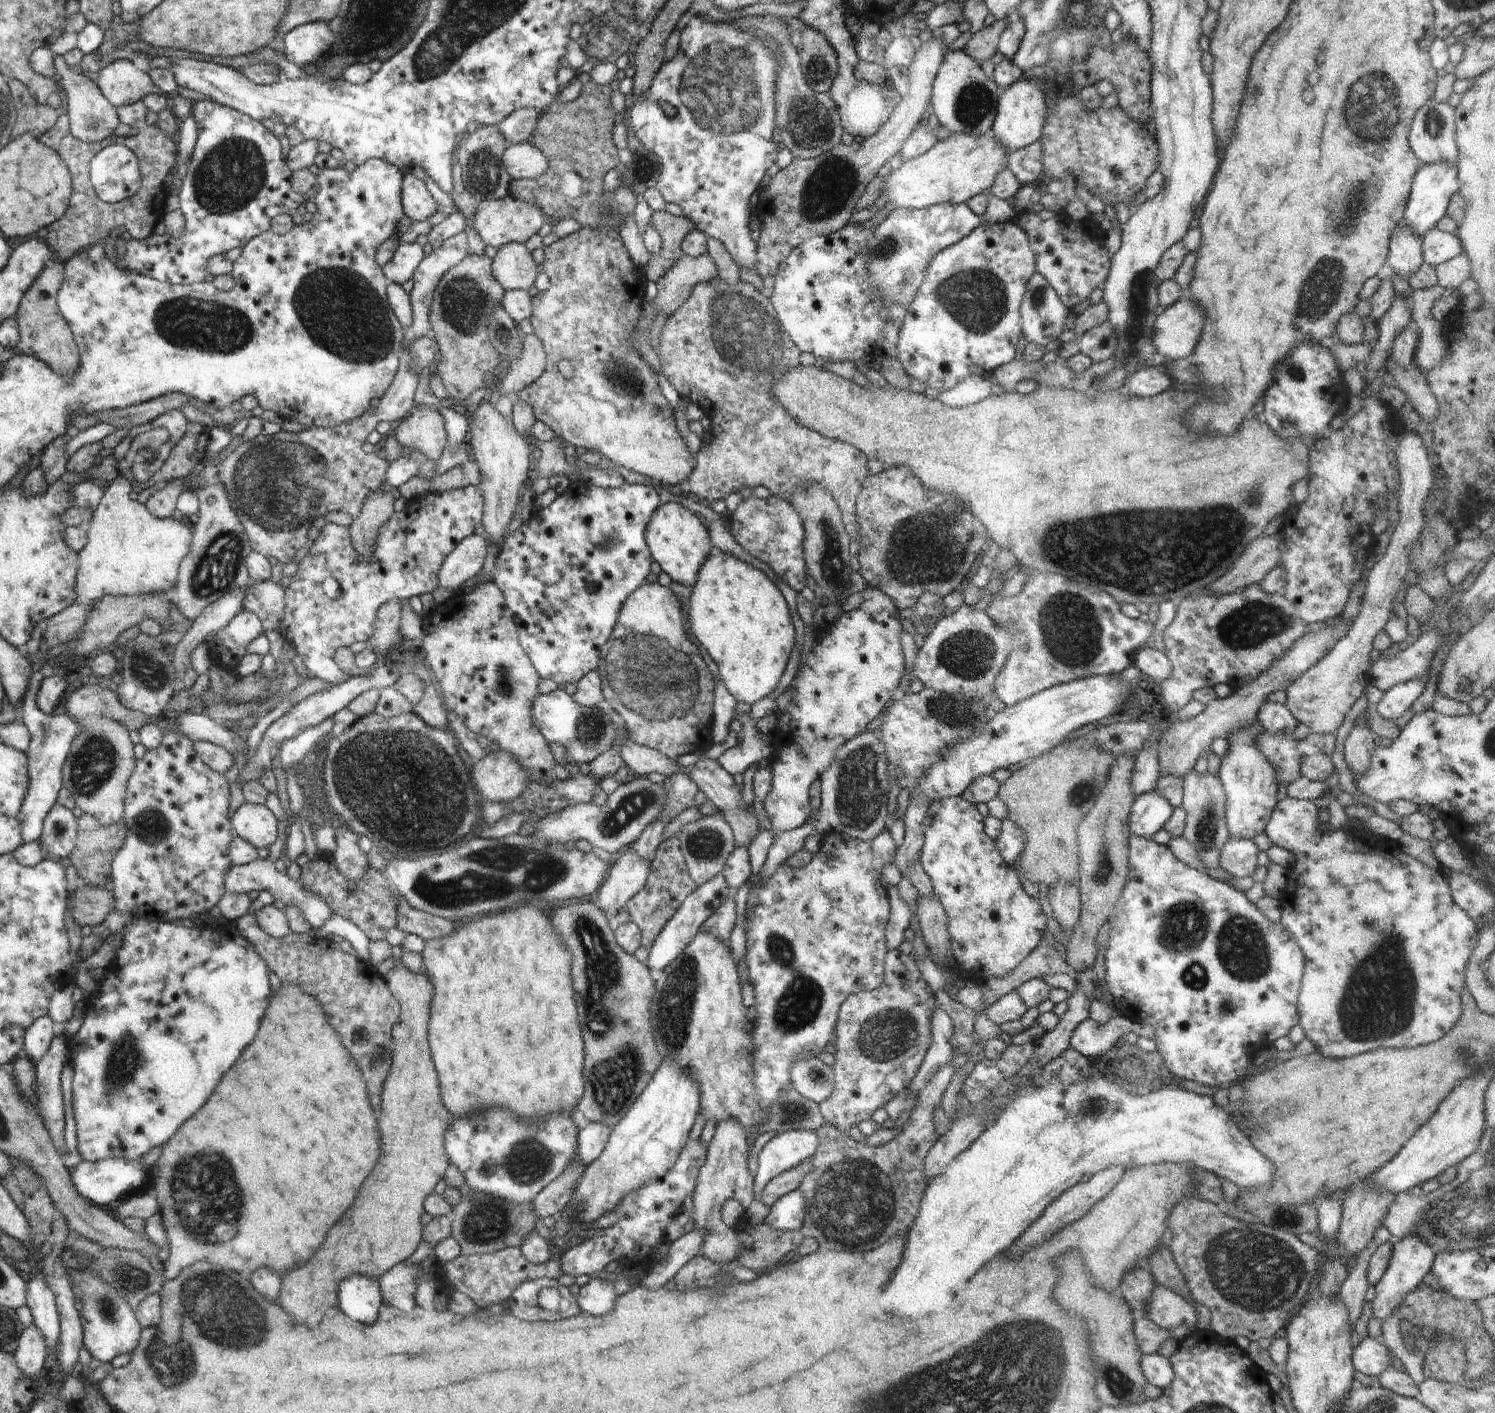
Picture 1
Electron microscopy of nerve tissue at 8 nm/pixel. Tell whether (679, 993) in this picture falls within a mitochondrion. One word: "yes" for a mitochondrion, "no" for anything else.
yes

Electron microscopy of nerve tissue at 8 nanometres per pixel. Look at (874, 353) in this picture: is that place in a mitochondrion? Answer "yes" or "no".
no

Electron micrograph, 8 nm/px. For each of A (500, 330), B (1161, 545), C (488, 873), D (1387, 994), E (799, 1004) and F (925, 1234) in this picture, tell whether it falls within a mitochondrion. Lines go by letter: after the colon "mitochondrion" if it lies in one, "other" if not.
A: mitochondrion
B: mitochondrion
C: mitochondrion
D: mitochondrion
E: mitochondrion
F: other

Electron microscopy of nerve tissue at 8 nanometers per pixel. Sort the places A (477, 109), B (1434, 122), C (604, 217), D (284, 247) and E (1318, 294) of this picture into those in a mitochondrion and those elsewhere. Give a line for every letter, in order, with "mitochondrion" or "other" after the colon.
A: other
B: mitochondrion
C: mitochondrion
D: other
E: mitochondrion

